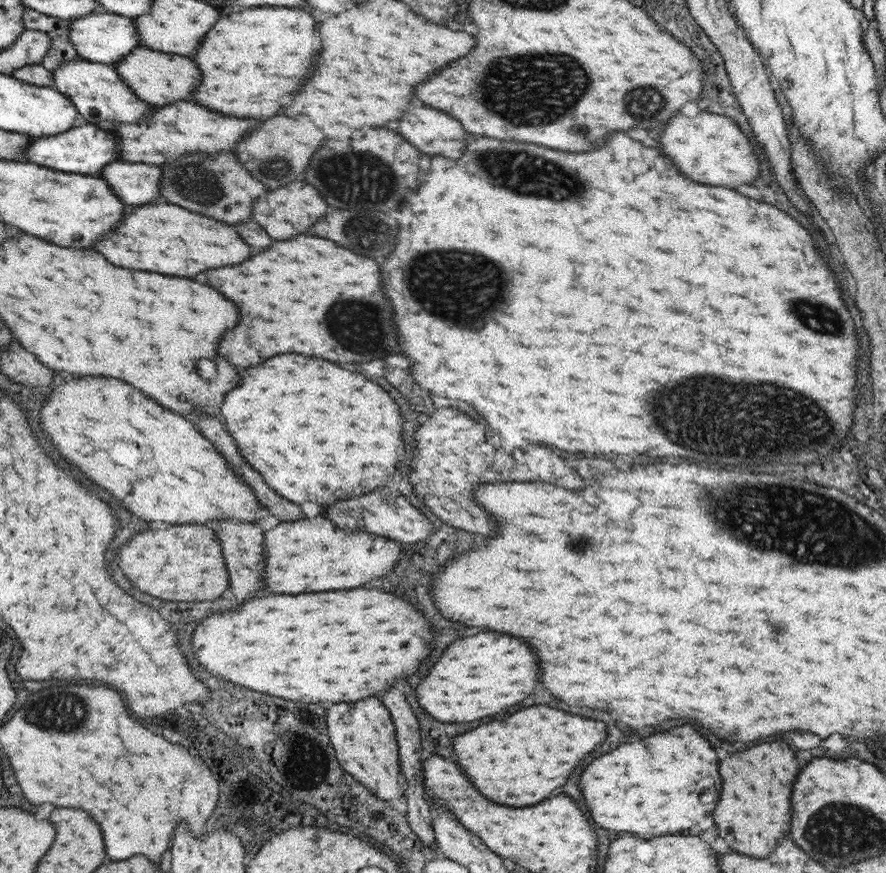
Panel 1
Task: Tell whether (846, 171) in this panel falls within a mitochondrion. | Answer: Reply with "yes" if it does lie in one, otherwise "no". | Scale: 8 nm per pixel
no

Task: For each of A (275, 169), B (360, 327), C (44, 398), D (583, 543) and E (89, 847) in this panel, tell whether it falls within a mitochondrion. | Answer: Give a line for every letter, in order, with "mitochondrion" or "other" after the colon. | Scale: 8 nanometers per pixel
A: mitochondrion
B: mitochondrion
C: other
D: mitochondrion
E: other

